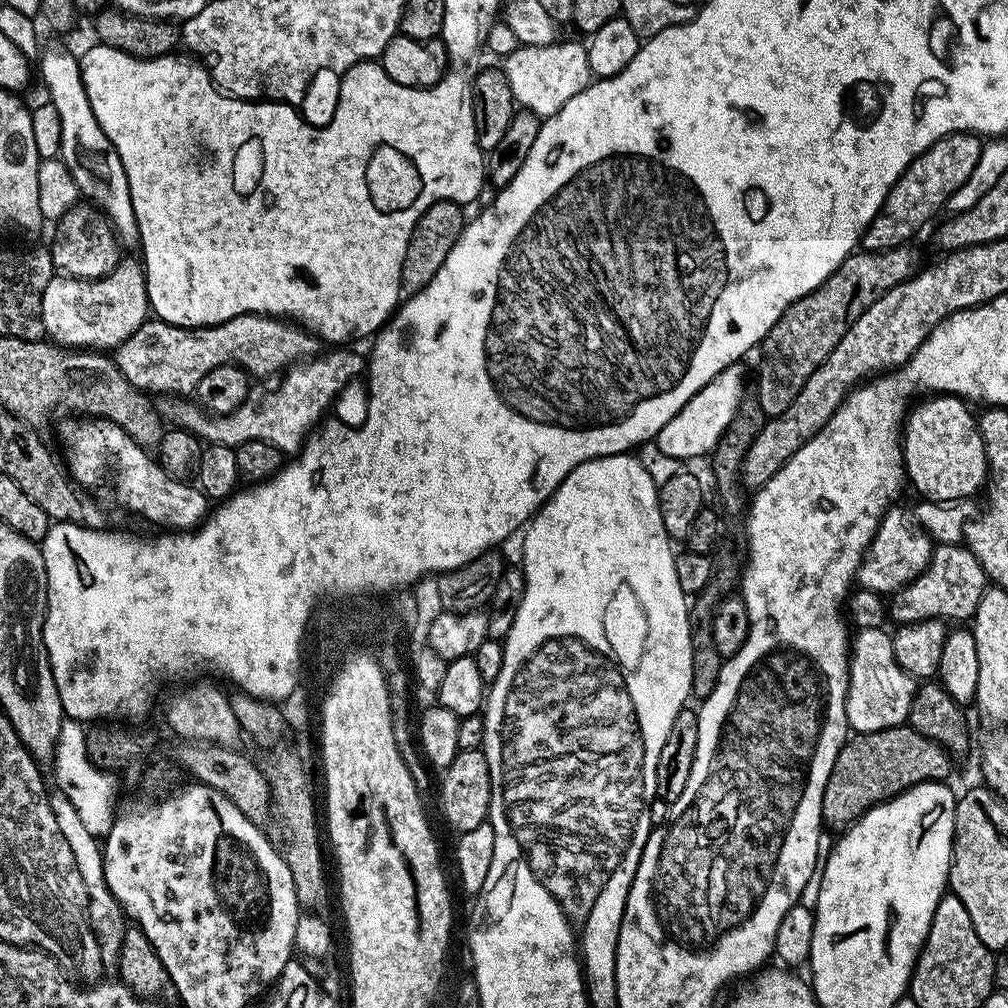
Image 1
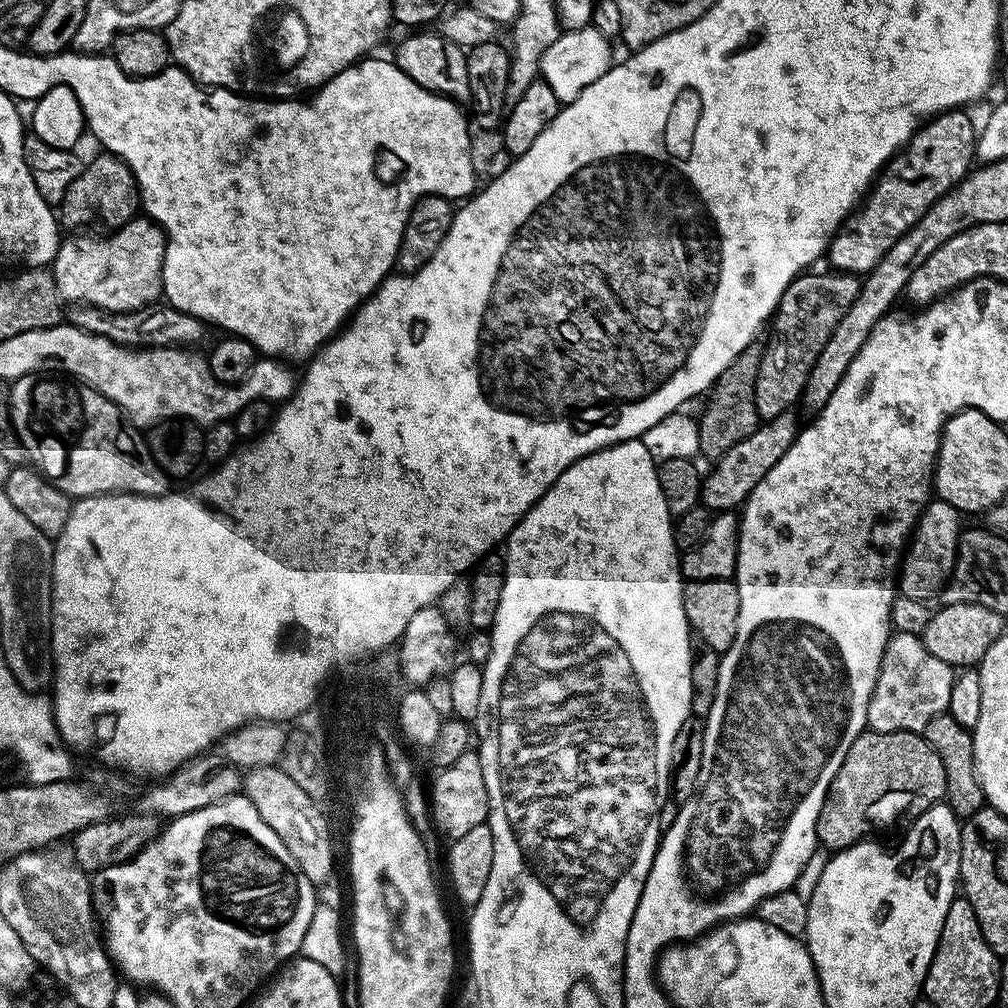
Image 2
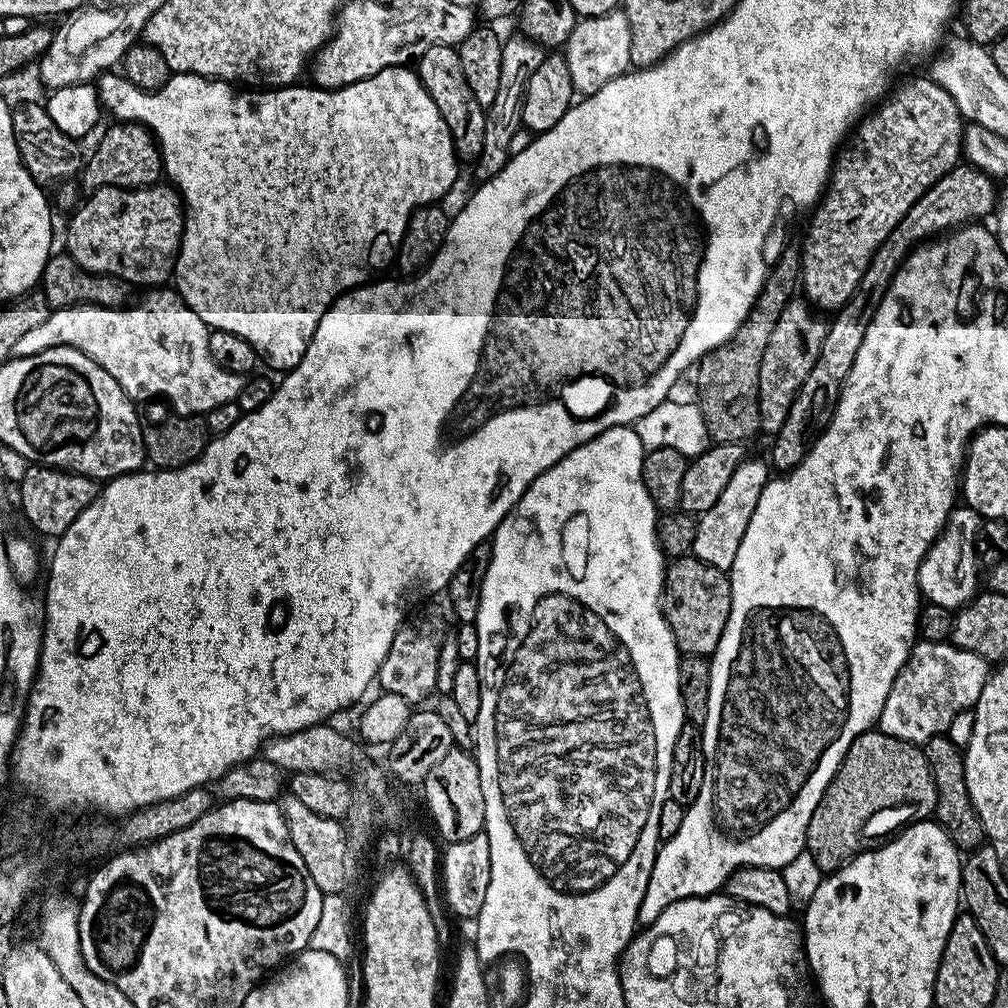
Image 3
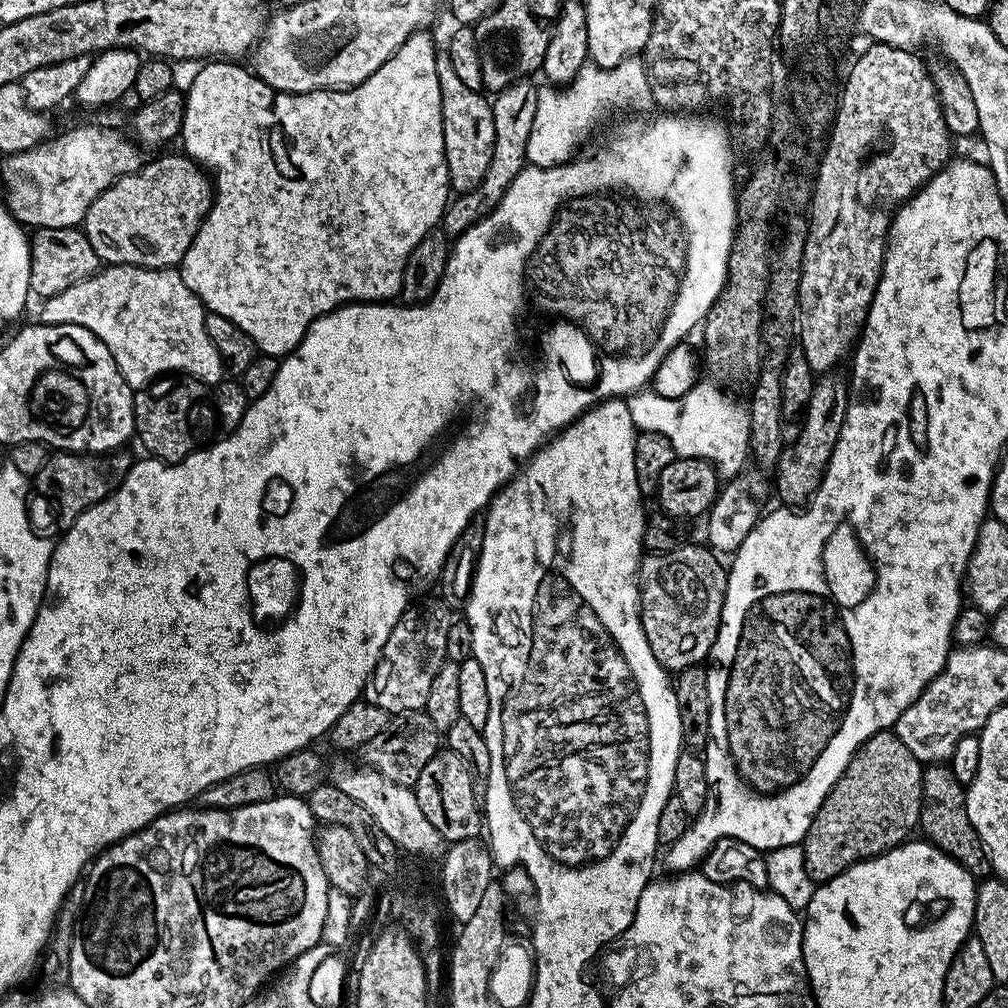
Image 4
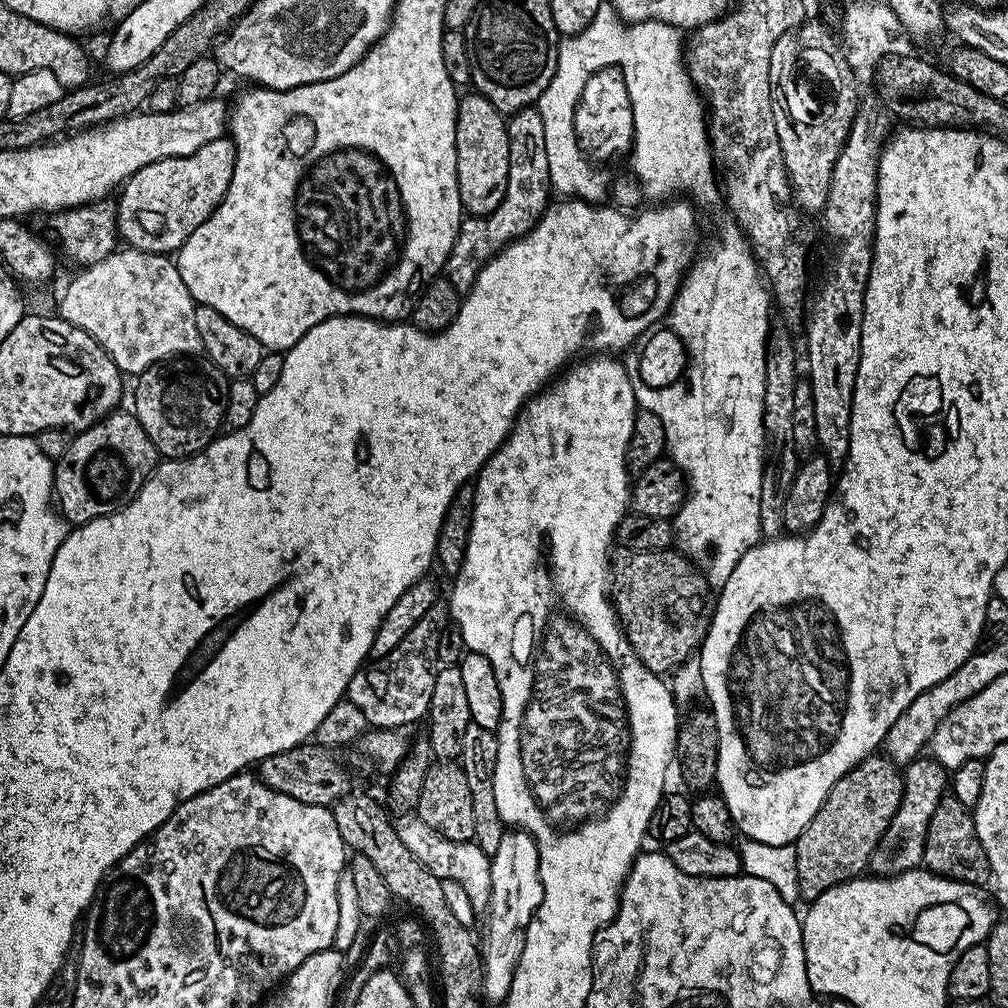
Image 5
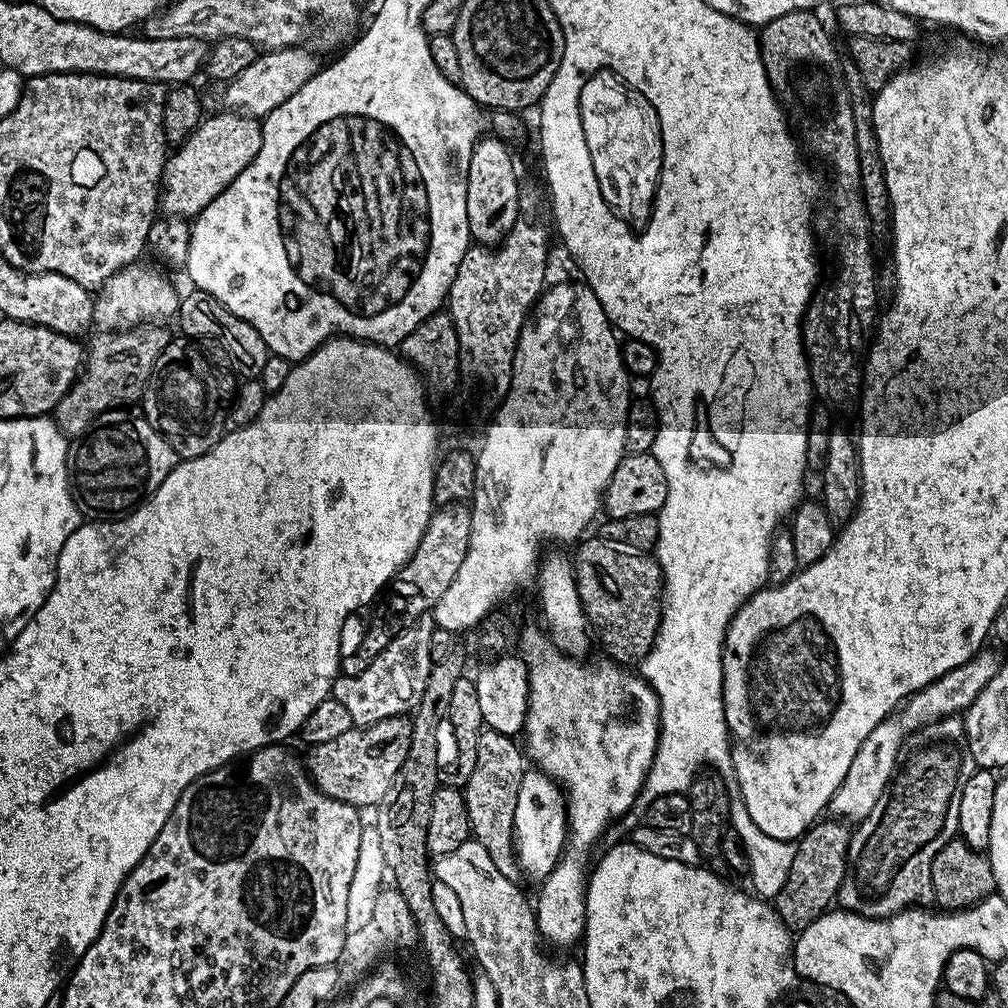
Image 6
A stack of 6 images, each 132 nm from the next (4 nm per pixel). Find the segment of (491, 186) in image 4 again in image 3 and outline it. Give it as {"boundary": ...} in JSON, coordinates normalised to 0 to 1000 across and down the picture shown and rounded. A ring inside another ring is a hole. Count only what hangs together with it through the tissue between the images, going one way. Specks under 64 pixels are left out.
{"boundary":[[[523,35],[503,37],[498,46],[498,77],[494,81],[494,97],[483,107],[482,133],[478,140],[476,154],[471,156],[473,180],[485,179],[493,175],[504,164],[509,154],[506,149],[506,140],[512,131],[517,130],[516,106],[520,103],[520,90],[526,81],[526,73],[538,65],[542,55],[541,49],[531,40],[524,39]]]}

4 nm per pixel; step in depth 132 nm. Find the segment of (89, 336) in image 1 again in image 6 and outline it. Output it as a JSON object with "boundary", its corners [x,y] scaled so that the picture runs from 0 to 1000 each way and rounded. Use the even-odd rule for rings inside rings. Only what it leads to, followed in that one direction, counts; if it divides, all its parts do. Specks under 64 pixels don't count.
{"boundary":[[[218,109],[215,115],[203,114],[198,124],[187,134],[187,138],[168,154],[161,189],[157,199],[168,215],[192,216],[216,192],[220,192],[252,161],[260,145],[260,123],[253,115],[233,109]]]}

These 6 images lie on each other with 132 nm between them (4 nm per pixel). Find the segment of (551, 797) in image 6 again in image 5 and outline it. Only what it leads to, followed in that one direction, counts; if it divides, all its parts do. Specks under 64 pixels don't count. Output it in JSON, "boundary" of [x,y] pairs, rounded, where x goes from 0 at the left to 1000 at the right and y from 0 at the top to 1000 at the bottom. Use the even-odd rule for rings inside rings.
{"boundary":[[[520,827],[515,830],[517,833],[508,833],[508,831],[502,831],[494,839],[492,845],[487,846],[486,852],[488,854],[488,882],[486,883],[486,895],[482,902],[482,910],[484,909],[484,914],[480,917],[480,929],[478,925],[478,936],[475,938],[475,944],[478,949],[478,961],[480,963],[480,982],[478,985],[479,991],[481,993],[487,994],[487,992],[492,992],[492,994],[499,994],[502,989],[504,989],[505,982],[508,981],[508,965],[512,963],[512,957],[516,955],[516,947],[520,944],[520,932],[522,931],[522,923],[525,919],[530,916],[532,911],[532,904],[534,899],[540,893],[540,880],[536,874],[536,848],[534,847],[534,839],[528,834],[527,829]]]}

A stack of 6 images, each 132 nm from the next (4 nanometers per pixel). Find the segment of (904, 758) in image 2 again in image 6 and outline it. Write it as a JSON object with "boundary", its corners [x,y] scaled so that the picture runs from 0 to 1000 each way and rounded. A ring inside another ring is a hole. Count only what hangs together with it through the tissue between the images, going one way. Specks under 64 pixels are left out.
{"boundary":[[[817,812],[807,817],[790,837],[784,871],[768,891],[770,906],[787,926],[794,926],[800,919],[804,919],[804,915],[826,900],[835,879],[835,871],[841,862],[841,836],[844,834],[845,825],[840,816],[829,812]]]}

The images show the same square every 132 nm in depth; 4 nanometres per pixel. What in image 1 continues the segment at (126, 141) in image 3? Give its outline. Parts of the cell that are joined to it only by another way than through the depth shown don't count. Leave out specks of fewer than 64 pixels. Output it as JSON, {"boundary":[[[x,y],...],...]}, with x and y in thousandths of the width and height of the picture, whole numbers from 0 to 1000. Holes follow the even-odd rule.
{"boundary":[[[77,200],[61,218],[55,219],[56,235],[50,241],[52,265],[61,274],[72,274],[74,278],[100,278],[113,269],[121,257],[121,243],[115,237],[115,229],[102,210],[86,200]]]}

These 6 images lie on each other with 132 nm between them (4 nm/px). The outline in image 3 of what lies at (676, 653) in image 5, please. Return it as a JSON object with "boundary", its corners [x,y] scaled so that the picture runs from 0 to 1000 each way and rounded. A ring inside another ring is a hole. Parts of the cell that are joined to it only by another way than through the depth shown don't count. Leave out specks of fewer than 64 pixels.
{"boundary":[[[687,550],[668,555],[659,569],[659,612],[679,651],[705,652],[724,613],[726,576],[723,568],[700,561]]]}

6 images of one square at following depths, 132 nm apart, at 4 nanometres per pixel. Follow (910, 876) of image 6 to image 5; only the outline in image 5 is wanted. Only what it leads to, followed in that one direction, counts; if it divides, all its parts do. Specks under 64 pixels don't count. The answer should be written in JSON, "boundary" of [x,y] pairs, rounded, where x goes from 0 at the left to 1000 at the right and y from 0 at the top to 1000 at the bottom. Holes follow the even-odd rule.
{"boundary":[[[924,752],[906,754],[896,763],[895,769],[897,772],[895,796],[887,812],[883,812],[879,819],[879,827],[875,827],[867,847],[861,852],[861,861],[872,870],[890,869],[916,858],[917,836],[923,812],[927,812],[927,804],[931,804],[934,794],[938,793],[938,783],[942,778],[941,767],[930,754]]]}

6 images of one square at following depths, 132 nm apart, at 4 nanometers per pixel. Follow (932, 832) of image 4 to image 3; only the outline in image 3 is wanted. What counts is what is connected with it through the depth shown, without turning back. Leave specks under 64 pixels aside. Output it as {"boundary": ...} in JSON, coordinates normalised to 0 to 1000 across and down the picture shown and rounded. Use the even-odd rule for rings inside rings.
{"boundary":[[[939,728],[924,730],[915,740],[917,751],[923,760],[923,768],[927,768],[929,781],[929,804],[927,813],[938,823],[938,827],[948,836],[949,842],[967,843],[977,836],[978,830],[974,812],[970,812],[970,804],[966,804],[966,796],[962,796],[962,784],[958,784],[958,764],[954,743],[942,736]]]}

